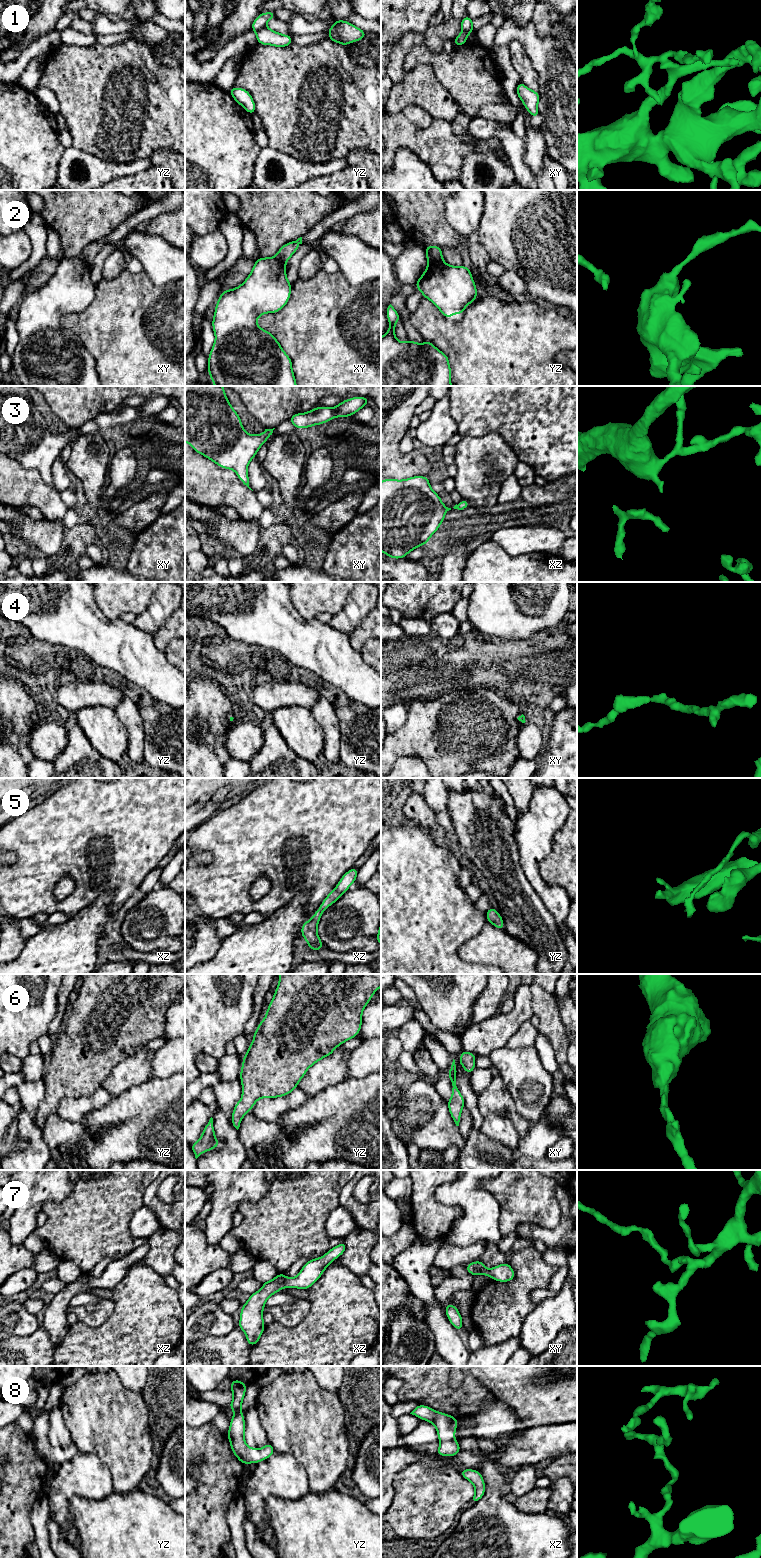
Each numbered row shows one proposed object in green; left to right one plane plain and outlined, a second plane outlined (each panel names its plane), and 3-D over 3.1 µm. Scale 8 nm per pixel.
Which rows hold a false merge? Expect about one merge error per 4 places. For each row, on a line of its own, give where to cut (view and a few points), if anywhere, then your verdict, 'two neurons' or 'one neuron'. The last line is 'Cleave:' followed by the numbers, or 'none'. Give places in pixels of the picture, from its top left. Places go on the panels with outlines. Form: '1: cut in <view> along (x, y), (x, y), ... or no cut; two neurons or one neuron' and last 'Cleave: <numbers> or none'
1: cut in yz along (264, 26), (256, 32); two neurons
2: cut in yz along (442, 260), (428, 263); two neurons
3: no cut; one neuron
4: no cut; one neuron
5: cut in yz along (499, 915), (499, 922), (495, 926); two neurons
6: no cut; one neuron
7: no cut; one neuron
8: no cut; one neuron
Cleave: 1, 2, 5

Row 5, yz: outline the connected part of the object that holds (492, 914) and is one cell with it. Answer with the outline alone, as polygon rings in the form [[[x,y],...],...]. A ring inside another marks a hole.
[[[490,907],[487,911],[486,911],[486,917],[487,917],[487,921],[495,926],[498,926],[500,919],[499,919],[499,913],[497,909],[494,909],[492,907]]]

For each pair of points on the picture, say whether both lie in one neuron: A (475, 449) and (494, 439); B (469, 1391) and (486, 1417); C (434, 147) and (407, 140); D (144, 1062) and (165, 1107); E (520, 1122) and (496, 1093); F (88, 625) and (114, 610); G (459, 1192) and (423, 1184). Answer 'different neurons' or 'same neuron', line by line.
A: same neuron
B: different neurons
C: same neuron
D: different neurons
E: same neuron
F: different neurons
G: different neurons

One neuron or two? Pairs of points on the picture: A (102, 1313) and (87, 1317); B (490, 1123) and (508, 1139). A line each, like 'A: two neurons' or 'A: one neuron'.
A: one neuron
B: one neuron

